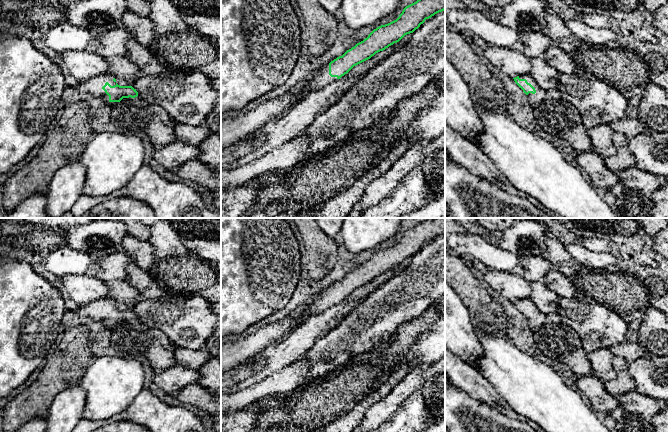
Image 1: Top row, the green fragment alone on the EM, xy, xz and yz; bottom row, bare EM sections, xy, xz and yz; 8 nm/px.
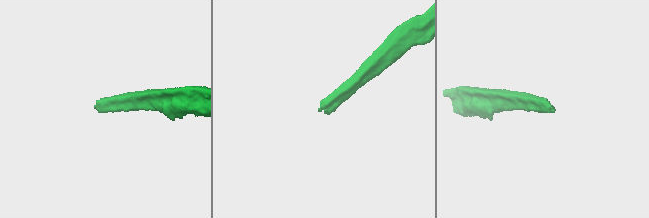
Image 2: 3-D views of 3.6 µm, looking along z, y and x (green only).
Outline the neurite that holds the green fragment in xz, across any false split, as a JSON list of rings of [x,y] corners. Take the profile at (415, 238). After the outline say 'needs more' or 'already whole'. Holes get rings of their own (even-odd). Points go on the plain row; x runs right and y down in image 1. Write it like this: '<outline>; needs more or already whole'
[[[426,218],[406,230],[396,244],[377,251],[367,262],[347,274],[342,280],[323,289],[305,312],[305,318],[301,323],[310,316],[337,305],[354,290],[399,266],[405,259],[418,253],[426,243],[444,234],[445,218]]]; needs more

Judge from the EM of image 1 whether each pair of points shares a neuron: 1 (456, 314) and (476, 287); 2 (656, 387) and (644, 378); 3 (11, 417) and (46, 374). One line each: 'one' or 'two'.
1: two
2: one
3: one

